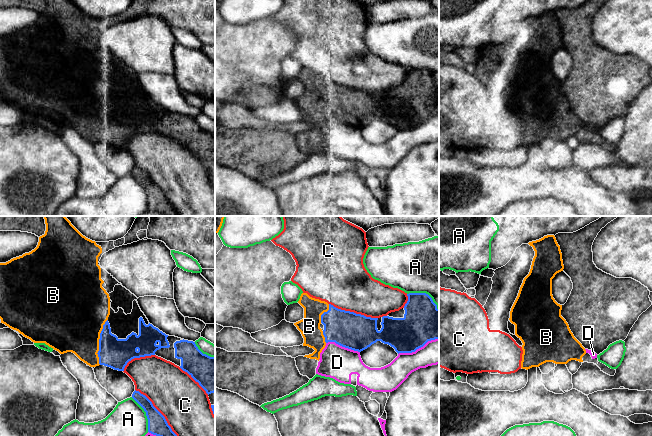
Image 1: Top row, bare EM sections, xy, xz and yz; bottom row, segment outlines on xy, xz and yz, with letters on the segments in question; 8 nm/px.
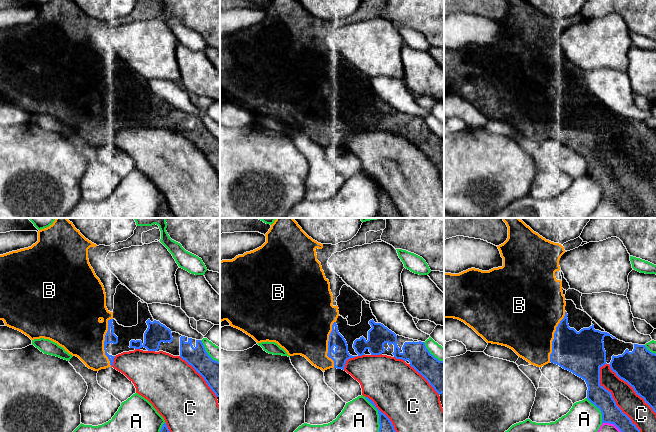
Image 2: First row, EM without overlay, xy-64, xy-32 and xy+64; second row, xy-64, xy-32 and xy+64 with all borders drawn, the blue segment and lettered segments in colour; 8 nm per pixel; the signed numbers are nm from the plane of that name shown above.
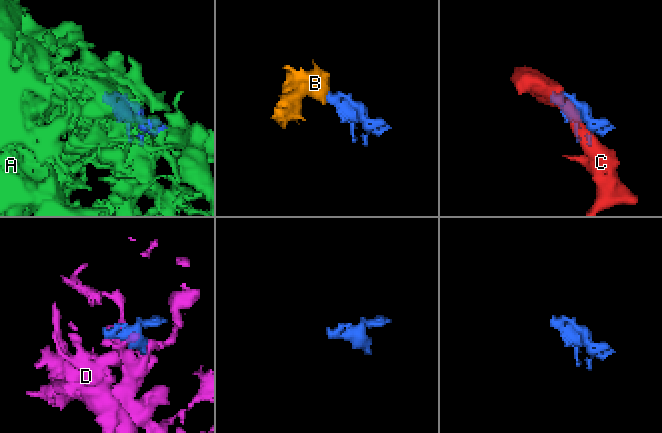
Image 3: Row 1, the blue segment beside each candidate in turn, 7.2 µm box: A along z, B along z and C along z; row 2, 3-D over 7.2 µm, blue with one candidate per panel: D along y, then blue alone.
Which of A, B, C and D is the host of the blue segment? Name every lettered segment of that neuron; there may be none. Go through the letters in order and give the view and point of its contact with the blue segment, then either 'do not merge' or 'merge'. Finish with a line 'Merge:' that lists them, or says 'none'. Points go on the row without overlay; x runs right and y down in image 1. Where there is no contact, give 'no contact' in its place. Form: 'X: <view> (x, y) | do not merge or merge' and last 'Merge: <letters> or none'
A: xy (146, 190) | do not merge
B: xy (99, 118) | merge
C: xy (160, 189) | do not merge
D: xz (418, 124) | do not merge
Merge: B

